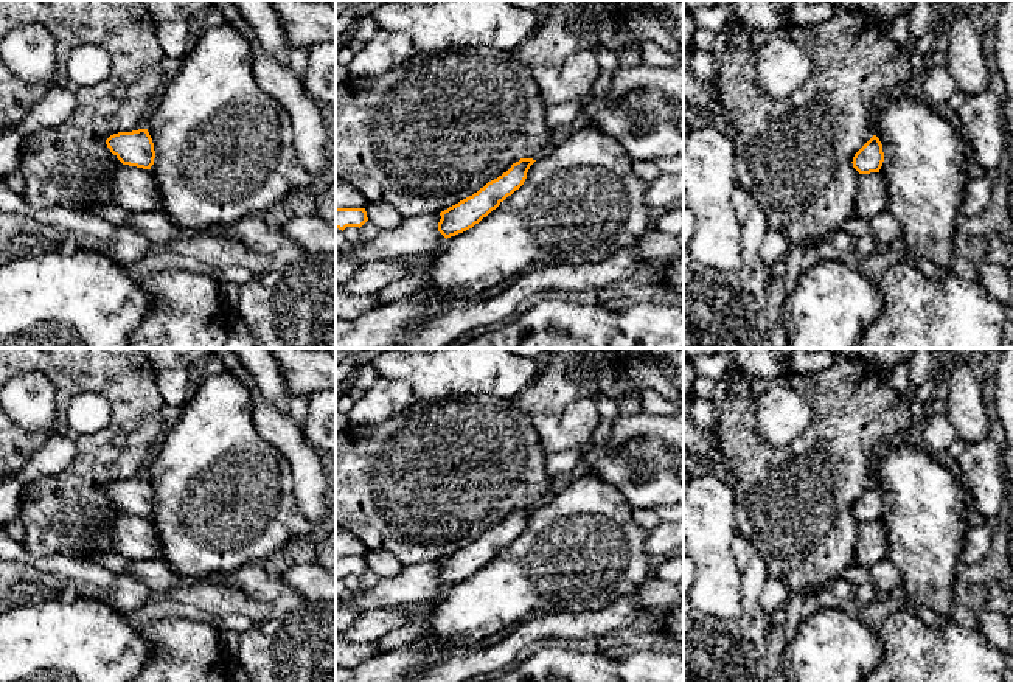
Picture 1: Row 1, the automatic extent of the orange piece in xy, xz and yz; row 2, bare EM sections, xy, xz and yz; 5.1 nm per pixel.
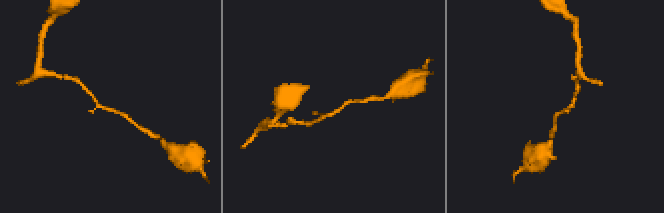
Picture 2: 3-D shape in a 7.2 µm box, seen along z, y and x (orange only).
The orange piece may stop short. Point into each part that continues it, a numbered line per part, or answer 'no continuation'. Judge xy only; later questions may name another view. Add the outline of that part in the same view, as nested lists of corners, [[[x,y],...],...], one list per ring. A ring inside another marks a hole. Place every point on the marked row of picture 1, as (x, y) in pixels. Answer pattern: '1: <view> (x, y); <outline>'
no continuation

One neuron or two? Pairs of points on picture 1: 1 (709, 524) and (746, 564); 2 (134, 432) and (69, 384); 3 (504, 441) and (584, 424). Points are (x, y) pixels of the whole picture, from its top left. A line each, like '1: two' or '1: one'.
1: two
2: one
3: two

